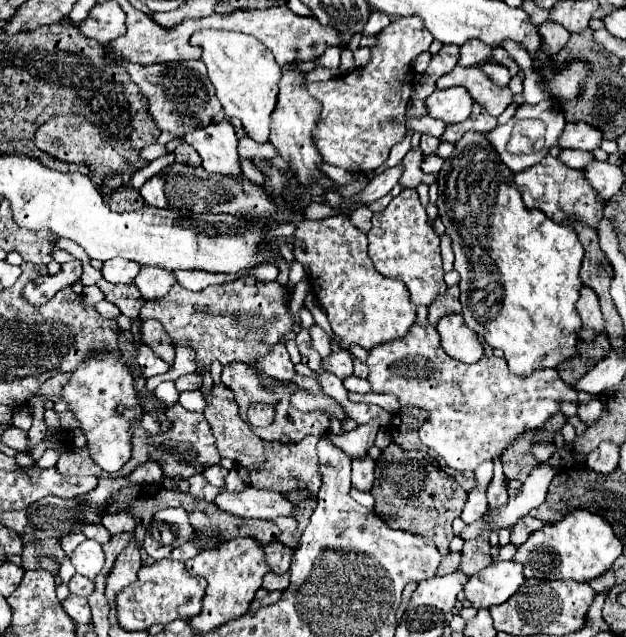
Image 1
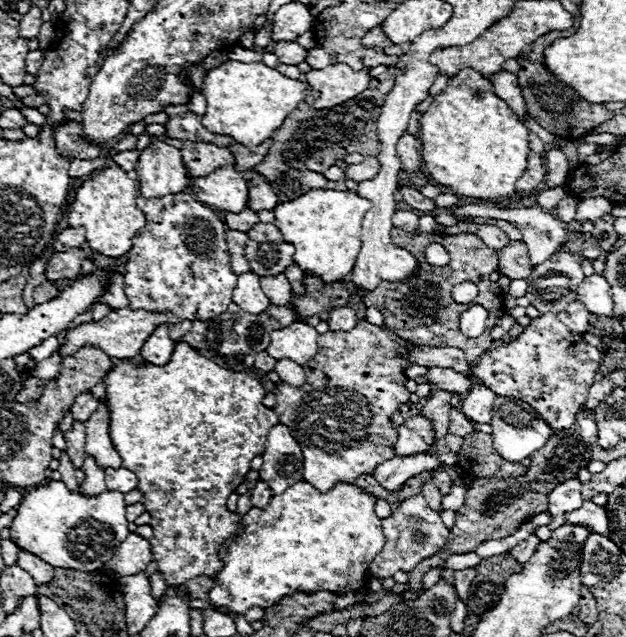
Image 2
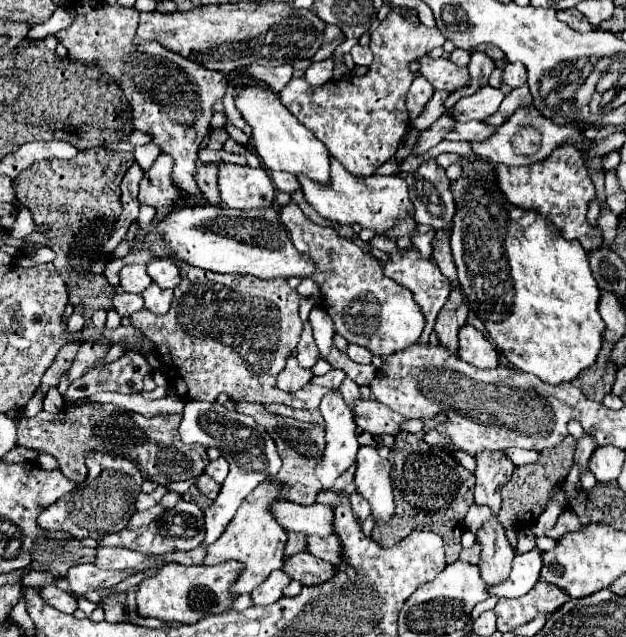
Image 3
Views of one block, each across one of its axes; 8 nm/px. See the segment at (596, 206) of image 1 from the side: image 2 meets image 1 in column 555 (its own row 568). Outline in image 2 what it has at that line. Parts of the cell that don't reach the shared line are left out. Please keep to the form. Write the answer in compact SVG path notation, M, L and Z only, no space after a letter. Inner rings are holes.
M176 342L172 358L164 366L120 362L106 374L104 382L112 444L122 456L122 466L138 476L138 490L144 494L140 502L156 520L150 524L154 528L150 544L158 572L168 586L184 584L196 576L216 576L222 568L218 560L220 544L240 528L240 516L226 508L226 500L246 480L252 458L264 452L266 436L278 424L274 410L262 404L266 390L250 374L224 370L186 342Z

